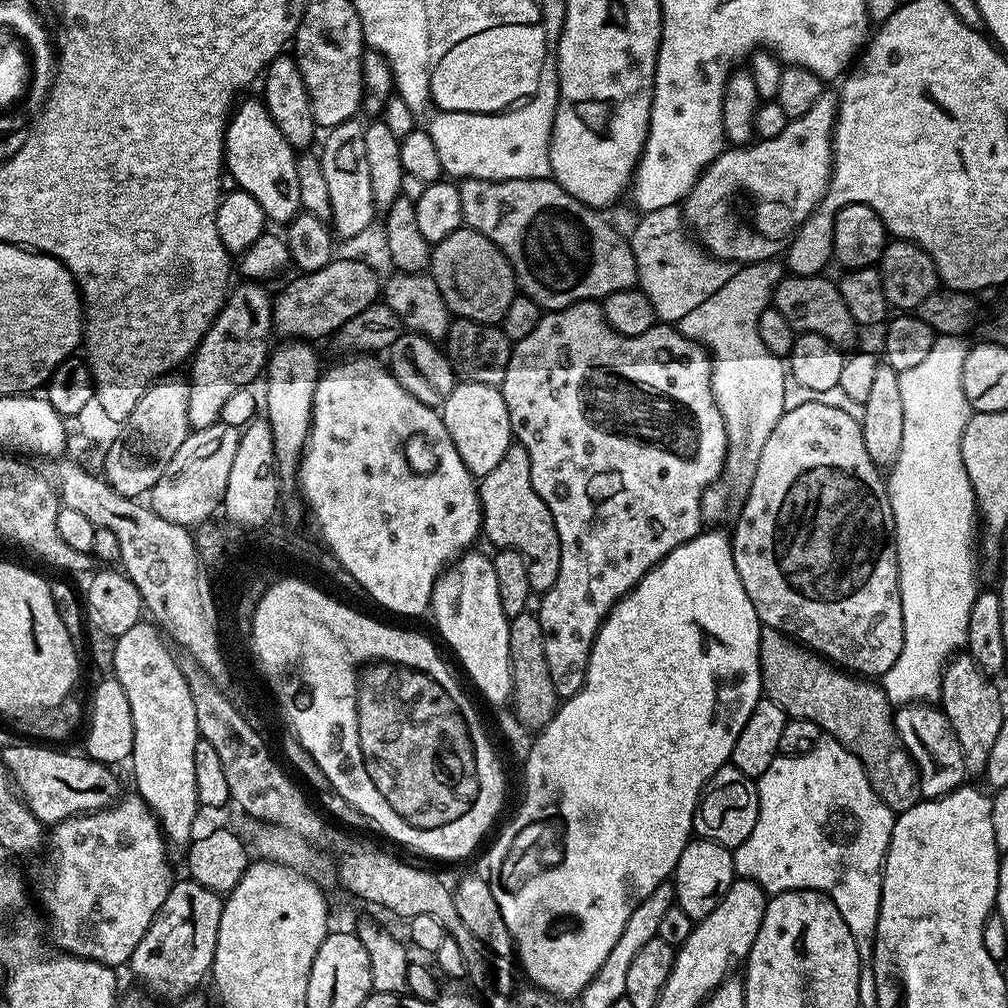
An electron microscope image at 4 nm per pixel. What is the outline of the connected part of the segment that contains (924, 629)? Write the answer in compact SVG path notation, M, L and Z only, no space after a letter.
M941 335L926 362L899 373L903 405L902 446L887 473L886 487L896 523L894 535L902 598L903 644L897 661L880 678L881 688L894 706L932 704L939 699L945 664L967 645L970 611L978 591L978 513L974 490L962 462L962 430L966 430L966 422L973 410L962 390L964 352L958 350L948 356L955 350L956 342L955 335Z

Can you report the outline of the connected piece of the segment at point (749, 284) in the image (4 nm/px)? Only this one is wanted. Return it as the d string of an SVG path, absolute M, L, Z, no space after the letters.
M778 258L741 265L721 289L676 323L684 337L703 344L712 358L711 392L727 428L728 452L723 475L703 492L700 507L701 519L712 526L723 518L732 502L741 503L748 496L762 449L788 406L785 363L763 345L758 331L758 318L771 305L774 289L785 274L785 263Z

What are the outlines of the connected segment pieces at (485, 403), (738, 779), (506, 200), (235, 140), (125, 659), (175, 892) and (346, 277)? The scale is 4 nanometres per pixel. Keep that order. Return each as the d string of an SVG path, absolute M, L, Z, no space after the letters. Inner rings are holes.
M460 382L439 409L440 419L458 459L464 463L465 473L473 472L483 478L502 462L502 454L514 442L510 418L506 410L504 393L497 386L486 386L482 382Z
M725 766L719 768L700 791L700 801L696 804L692 826L697 837L713 840L735 850L747 838L750 830L754 830L754 822L758 822L759 809L756 780L742 774L742 770Z
M464 178L458 184L462 198L464 224L478 234L490 238L508 260L519 291L544 310L565 308L579 300L599 301L618 290L637 283L636 263L631 243L620 237L616 228L603 220L597 209L578 202L551 178L547 180L479 180Z
M241 99L235 105L224 130L224 163L227 175L236 179L235 187L239 191L250 194L258 206L262 206L265 217L280 226L296 217L301 211L298 198L298 166L297 153L282 138L282 130L274 126L268 117L268 108L263 99Z
M135 624L126 630L126 634L116 637L111 671L122 690L126 690L126 698L130 698L130 714L134 714L134 746L130 765L132 776L136 779L135 791L156 815L169 845L184 846L193 839L192 823L200 808L198 781L194 779L194 750L201 740L200 731L184 669L178 660L176 664L168 649L169 641L162 635L161 629L152 624Z
M184 878L184 880L177 879L173 883L162 906L156 911L156 917L152 919L151 926L146 930L146 934L142 934L142 942L134 946L134 954L130 961L130 969L132 968L133 974L149 988L147 989L149 993L157 992L152 994L159 997L161 1001L164 999L175 1002L185 999L191 993L188 991L198 987L203 980L205 983L206 977L212 971L212 959L218 942L218 922L222 922L223 909L224 900L221 893L207 889L198 881Z
M333 258L329 264L322 266L322 270L314 270L313 272L306 272L295 277L297 280L292 280L280 293L275 293L272 302L272 326L273 329L278 333L281 332L281 337L284 338L303 338L309 342L317 342L323 336L328 336L331 334L339 333L340 327L345 324L350 318L354 318L354 314L362 314L362 310L366 310L370 305L377 303L382 296L382 276L379 276L370 265L364 260L340 260L340 258Z

